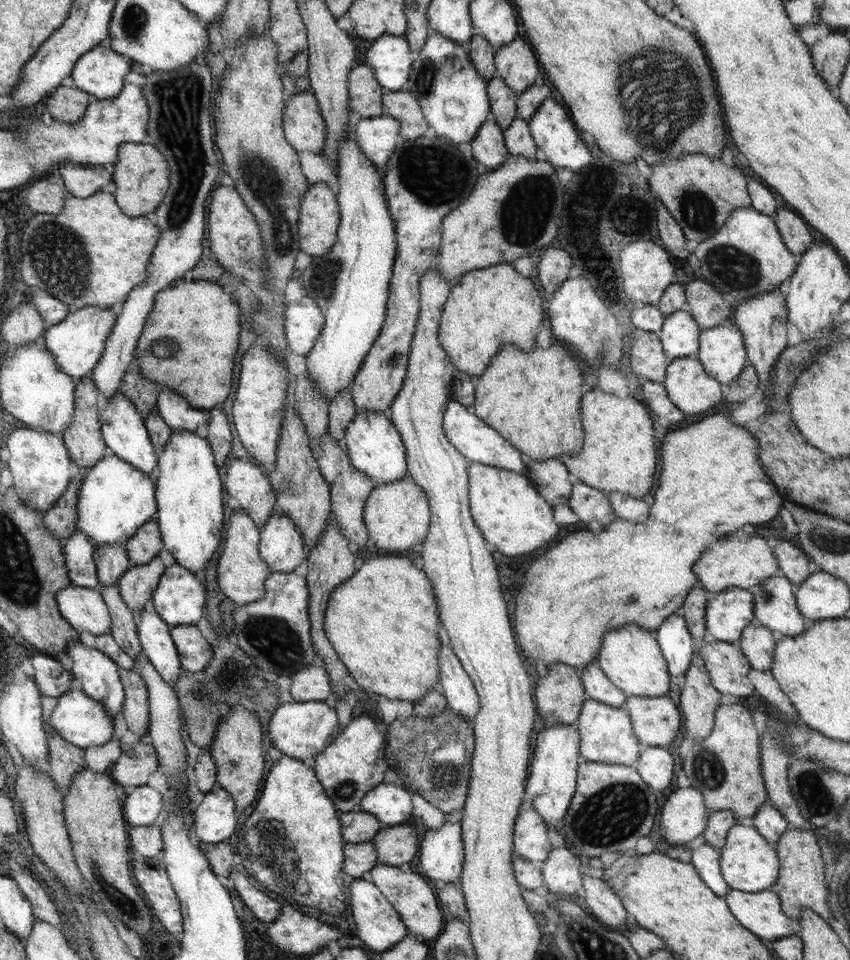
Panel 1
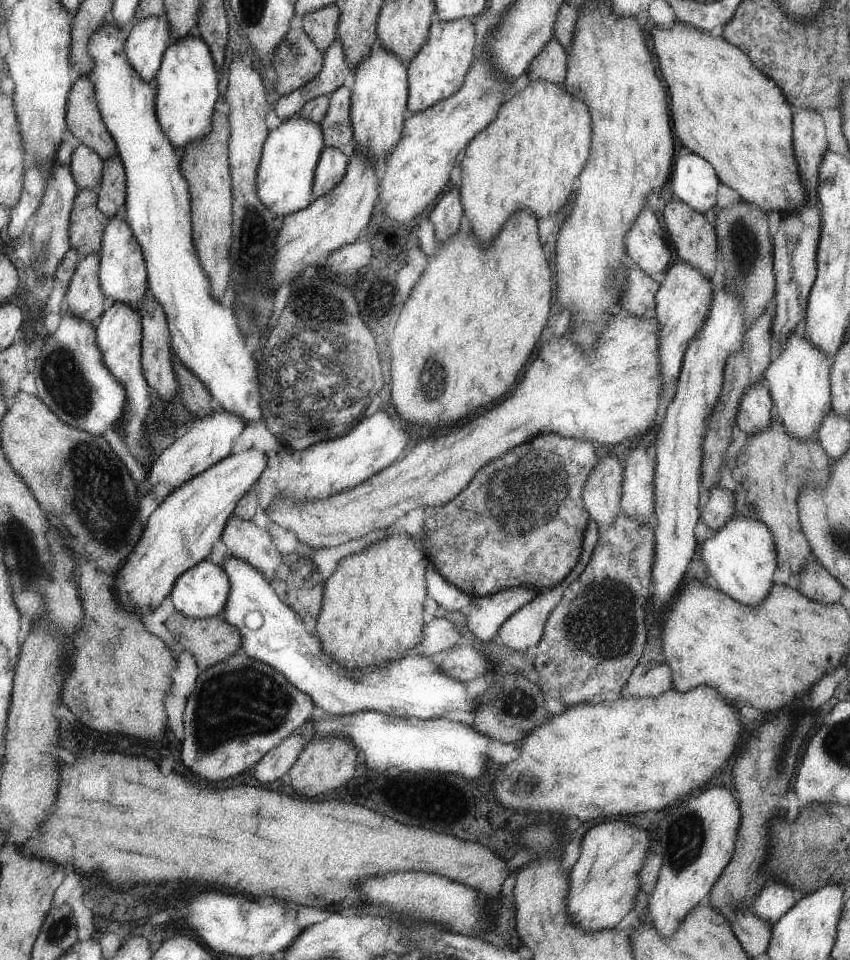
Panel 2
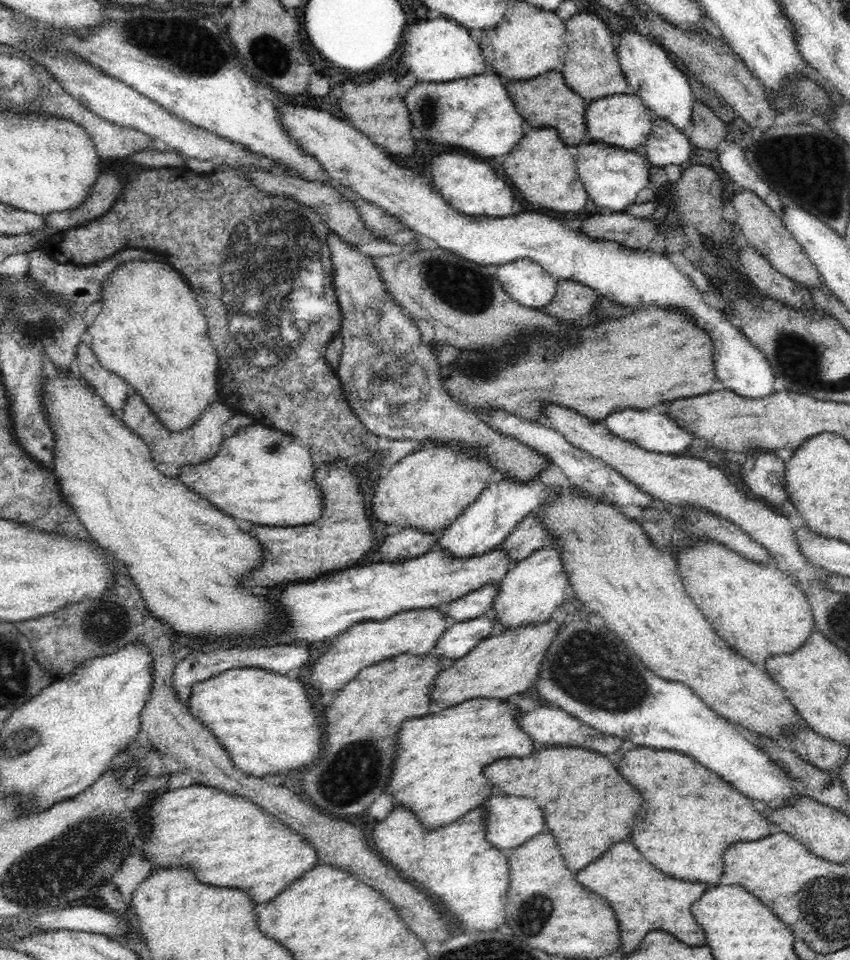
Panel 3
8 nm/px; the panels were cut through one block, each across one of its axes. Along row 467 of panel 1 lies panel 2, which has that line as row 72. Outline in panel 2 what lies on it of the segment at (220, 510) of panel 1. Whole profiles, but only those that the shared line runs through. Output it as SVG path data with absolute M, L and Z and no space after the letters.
M184 36L165 52L161 70L154 80L157 87L157 118L161 128L176 148L200 142L213 129L213 114L218 92L218 72L213 52L201 37Z

